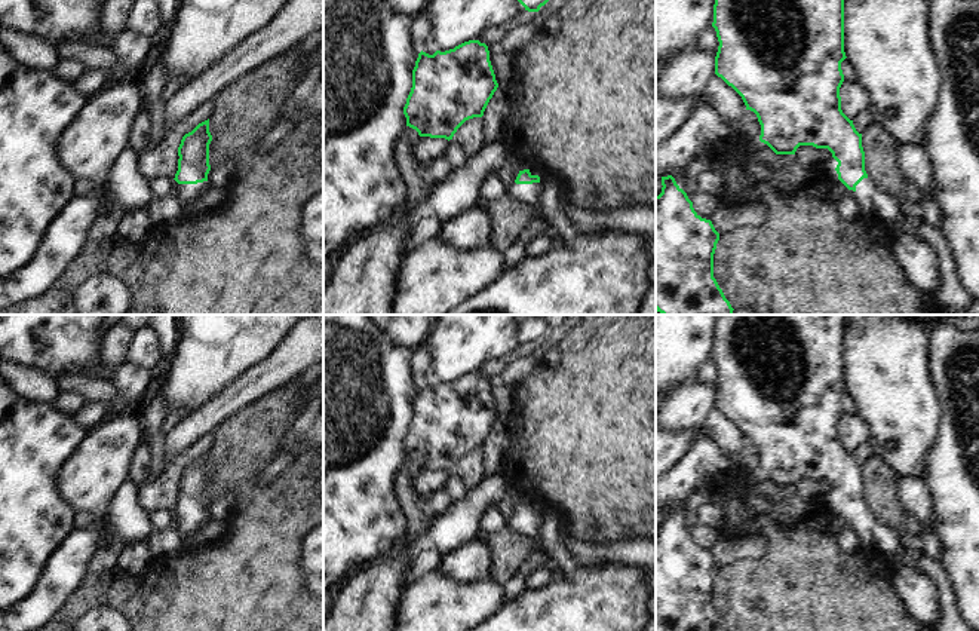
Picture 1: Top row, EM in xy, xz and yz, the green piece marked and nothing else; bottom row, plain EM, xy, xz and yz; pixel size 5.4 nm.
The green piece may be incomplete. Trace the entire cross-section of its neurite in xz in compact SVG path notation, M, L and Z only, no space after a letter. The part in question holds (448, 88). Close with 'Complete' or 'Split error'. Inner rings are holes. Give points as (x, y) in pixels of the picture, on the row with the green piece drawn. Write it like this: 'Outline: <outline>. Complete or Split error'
Outline: M479 40L433 55L421 50L403 107L406 126L449 141L466 120L484 116L497 88L488 46Z. Complete.

